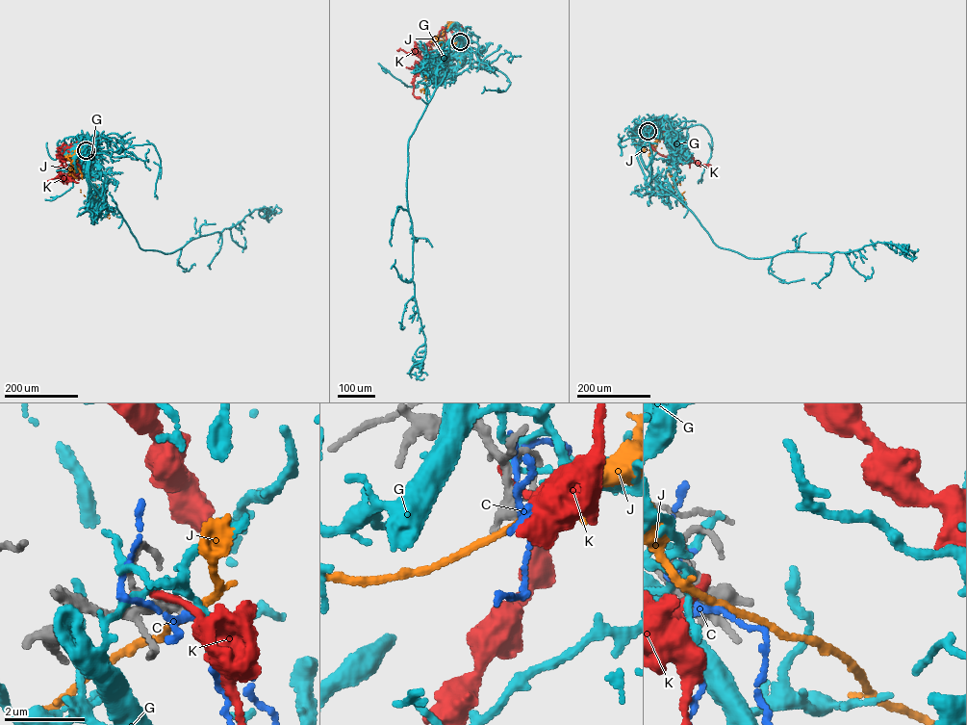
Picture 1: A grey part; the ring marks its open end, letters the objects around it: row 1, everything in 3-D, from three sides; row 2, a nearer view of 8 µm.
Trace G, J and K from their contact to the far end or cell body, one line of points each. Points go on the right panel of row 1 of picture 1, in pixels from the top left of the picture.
G: (648, 130), (652, 137), (673, 144), (677, 133), (666, 117)
J: (648, 131), (658, 138), (652, 145), (650, 159), (667, 168), (675, 182), (680, 185), (683, 206)
K: (648, 130), (640, 131), (640, 124), (644, 126), (648, 142), (659, 154), (709, 166)

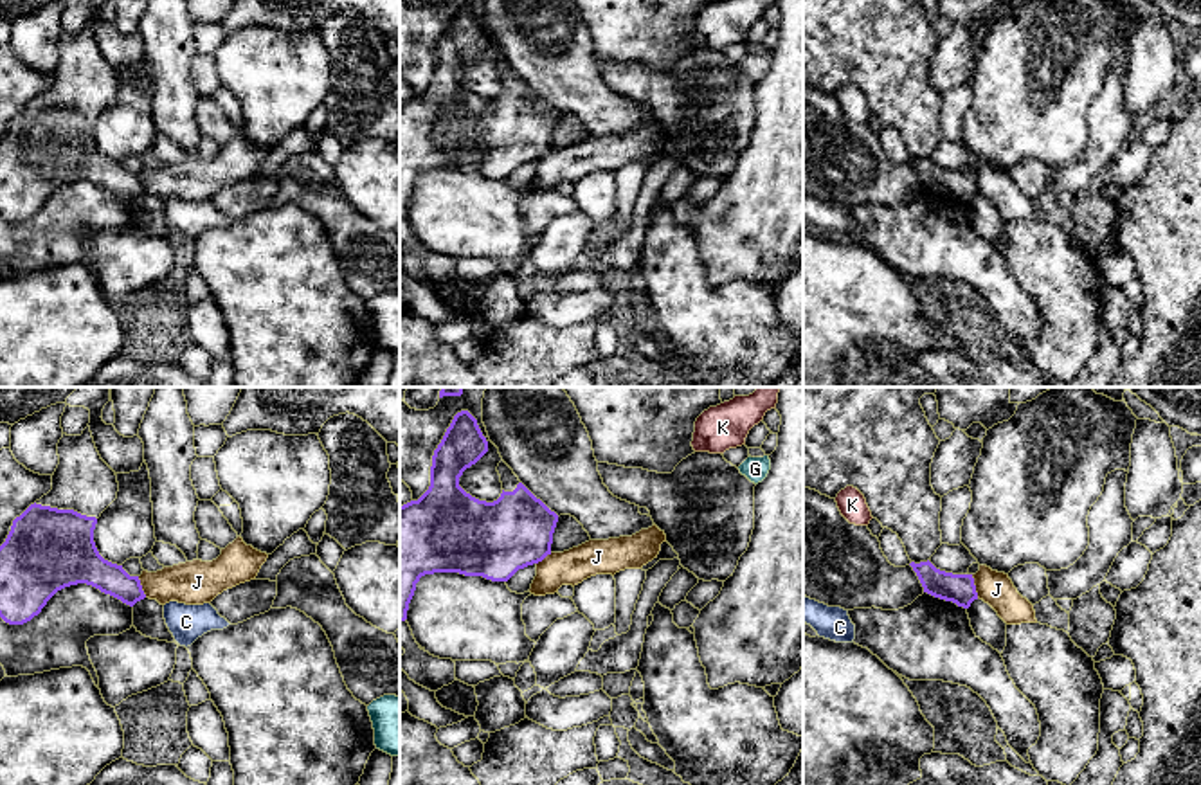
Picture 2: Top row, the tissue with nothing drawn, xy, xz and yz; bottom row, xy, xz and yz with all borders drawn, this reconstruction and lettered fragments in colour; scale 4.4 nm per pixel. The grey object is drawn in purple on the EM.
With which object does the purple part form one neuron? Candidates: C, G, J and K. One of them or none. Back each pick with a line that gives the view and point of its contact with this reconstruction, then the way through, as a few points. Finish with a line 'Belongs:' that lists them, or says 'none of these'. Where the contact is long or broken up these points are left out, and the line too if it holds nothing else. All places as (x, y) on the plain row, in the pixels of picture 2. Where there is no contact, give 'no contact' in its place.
Belongs: none of these

